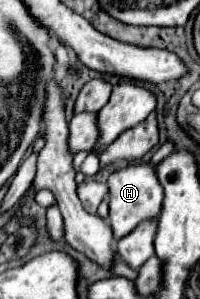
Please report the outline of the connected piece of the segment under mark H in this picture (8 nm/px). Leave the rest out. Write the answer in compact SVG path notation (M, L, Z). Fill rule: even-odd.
M133 161L131 165L121 165L111 173L107 185L109 185L109 221L117 241L127 233L131 233L143 219L159 215L163 201L163 187L159 183L159 177L155 177L153 163Z

